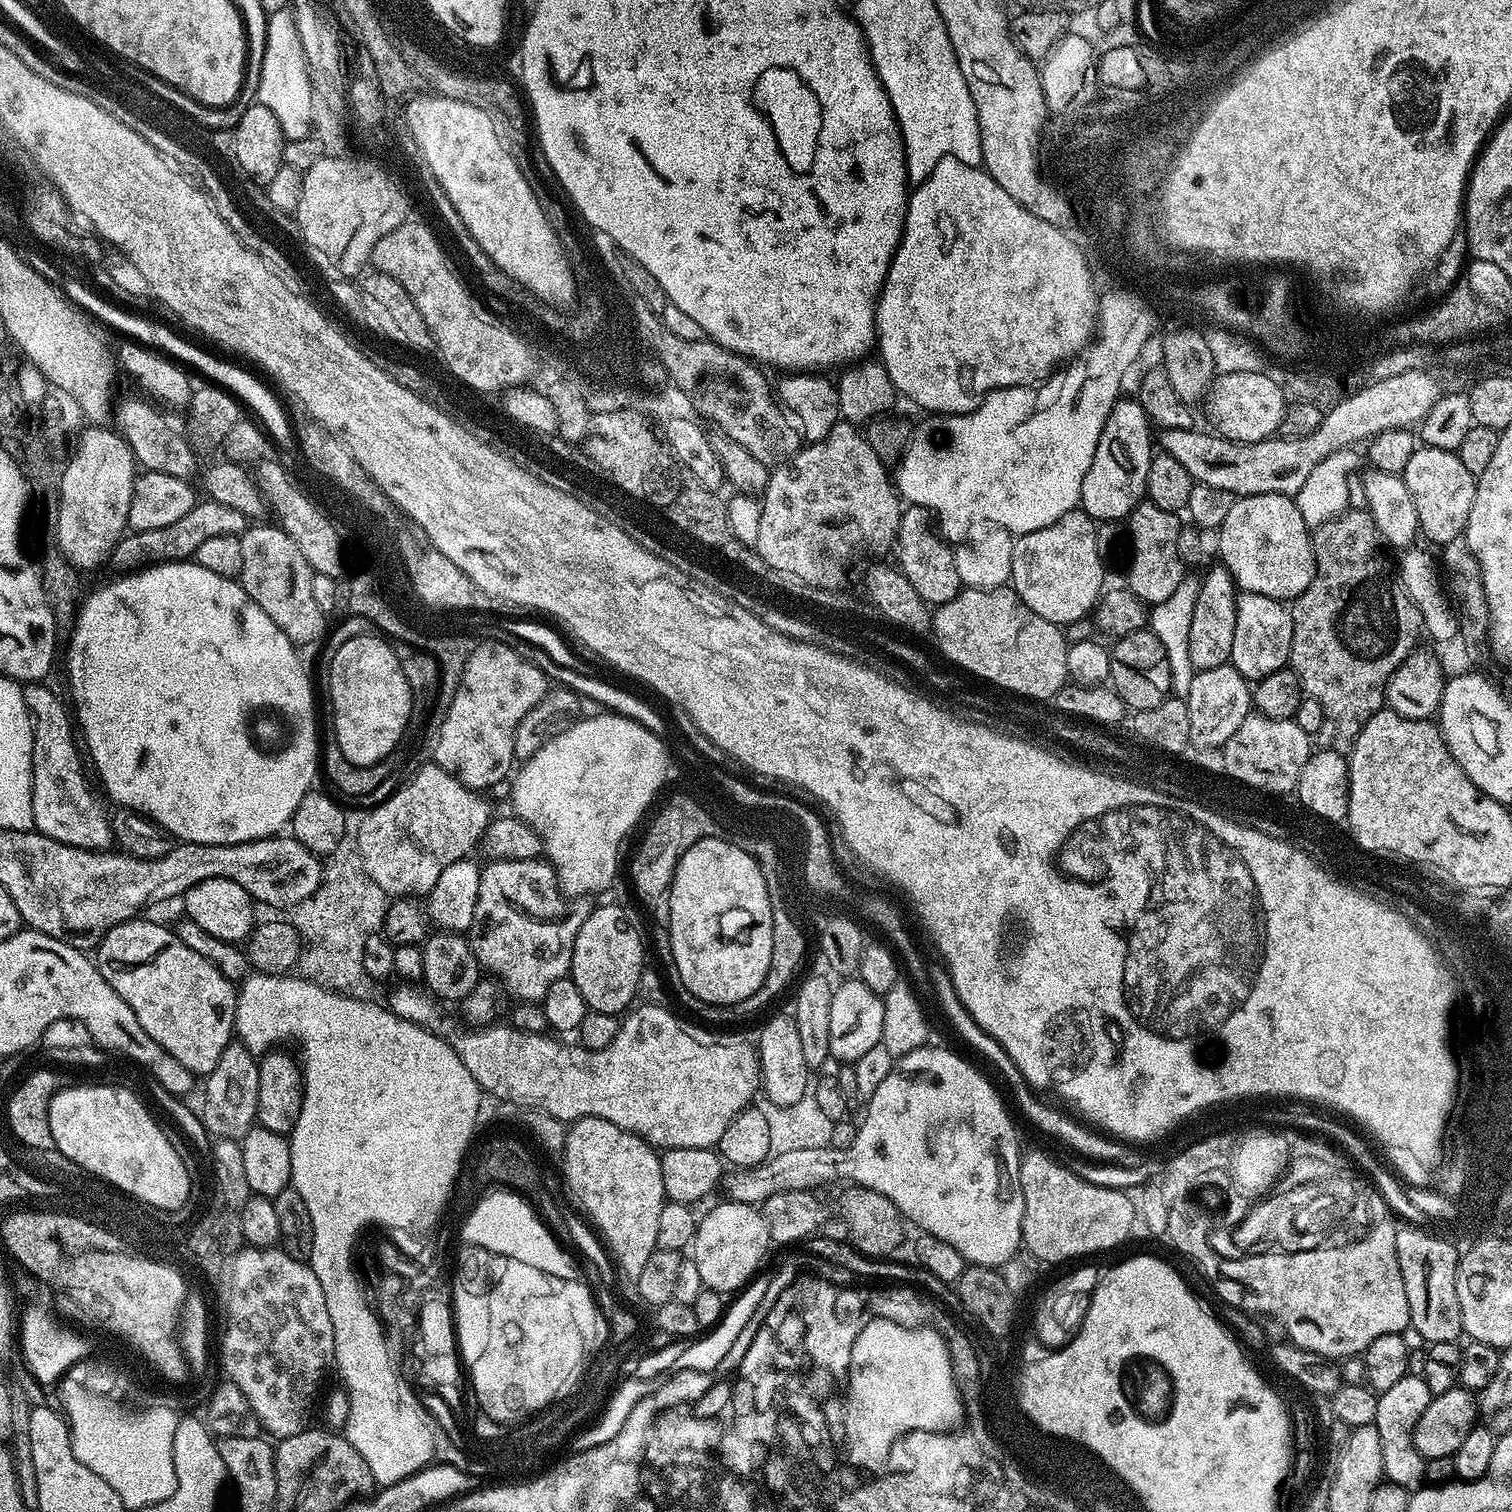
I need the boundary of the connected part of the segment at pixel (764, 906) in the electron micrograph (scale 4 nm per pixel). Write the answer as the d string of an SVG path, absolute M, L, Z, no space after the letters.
M706 839L690 846L676 864L666 931L680 984L694 999L701 1000L701 1005L731 1006L750 998L770 970L773 947L770 897L758 862L729 841Z

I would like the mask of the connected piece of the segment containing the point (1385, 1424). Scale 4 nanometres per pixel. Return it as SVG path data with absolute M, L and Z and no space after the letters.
M1404 1376L1402 1382L1379 1393L1375 1426L1378 1439L1382 1442L1382 1466L1387 1483L1397 1484L1409 1490L1415 1490L1425 1483L1426 1461L1414 1446L1414 1430L1418 1426L1418 1418L1426 1414L1426 1406L1430 1406L1432 1397L1430 1386L1426 1386L1423 1376Z

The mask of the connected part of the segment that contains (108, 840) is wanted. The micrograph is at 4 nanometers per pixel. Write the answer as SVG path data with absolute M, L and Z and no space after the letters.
M44 682L23 685L24 701L32 713L32 805L34 829L75 848L108 850L113 847L109 813L92 797L92 788L80 770L72 738L70 712Z

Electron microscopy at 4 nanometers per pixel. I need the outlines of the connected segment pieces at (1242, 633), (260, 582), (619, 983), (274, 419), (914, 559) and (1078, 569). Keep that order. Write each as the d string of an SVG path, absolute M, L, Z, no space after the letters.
M1241 591L1236 598L1234 646L1230 663L1244 679L1255 682L1285 667L1292 655L1294 622L1289 605L1283 600L1266 598L1266 594Z
M268 524L250 526L240 535L240 545L242 546L242 570L240 571L238 582L250 594L258 606L290 638L292 643L297 646L312 644L316 639L323 637L326 632L324 620L326 614L318 610L318 602L314 602L314 593L310 582L312 581L312 568L302 558L302 550L286 534L283 528Z
M620 904L593 907L586 922L582 922L582 930L578 930L578 938L574 938L570 973L589 1009L611 1016L623 1013L629 1007L627 1004L637 999L640 976L645 969L644 940L631 914Z
M168 326L165 328L162 344L170 346L172 350L176 350L175 361L186 365L189 369L198 370L202 375L210 379L207 381L214 383L217 387L234 396L247 411L248 409L252 410L257 416L255 416L255 419L260 423L261 428L264 429L278 450L280 448L282 451L288 452L292 448L293 450L295 449L296 441L287 409L283 401L277 396L277 393L271 387L268 387L265 381L263 381L264 383L260 382L248 371L226 360L221 361L218 357L184 340L176 334L176 330L173 327Z
M908 504L903 511L904 525L900 526L899 542L904 568L907 569L908 576L911 576L911 585L918 590L918 597L929 606L939 606L950 602L962 591L953 549L945 543L939 531L934 527L933 517L927 508L917 504Z
M1073 510L1062 514L1058 522L1042 526L1042 530L1015 537L1011 587L1046 622L1065 626L1087 617L1095 609L1105 587L1106 568L1098 554L1097 527L1097 521L1083 510Z

